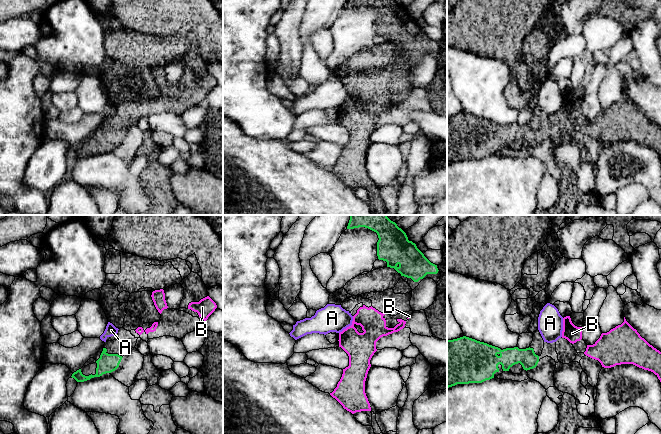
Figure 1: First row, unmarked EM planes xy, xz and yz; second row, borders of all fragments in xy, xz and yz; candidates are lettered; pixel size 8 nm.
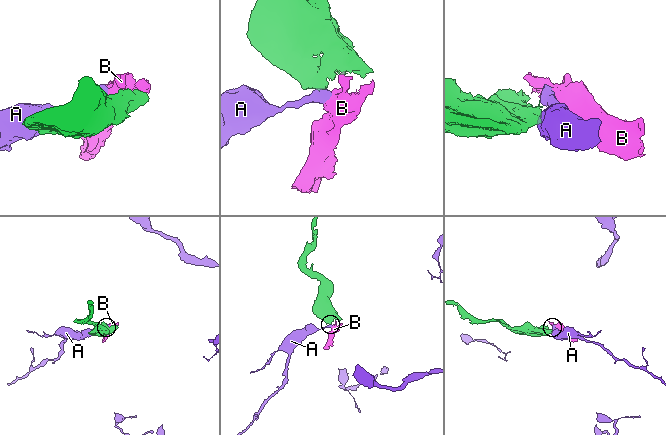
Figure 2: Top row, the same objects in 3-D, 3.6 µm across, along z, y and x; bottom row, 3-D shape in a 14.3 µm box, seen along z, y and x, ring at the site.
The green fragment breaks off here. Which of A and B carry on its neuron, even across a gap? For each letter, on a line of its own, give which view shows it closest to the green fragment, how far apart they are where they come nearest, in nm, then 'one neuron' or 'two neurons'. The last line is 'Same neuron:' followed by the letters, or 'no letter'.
A: nearest in xy; 60 nm apart; two neurons
B: nearest in xy; 220 nm apart; one neuron
Same neuron: B

